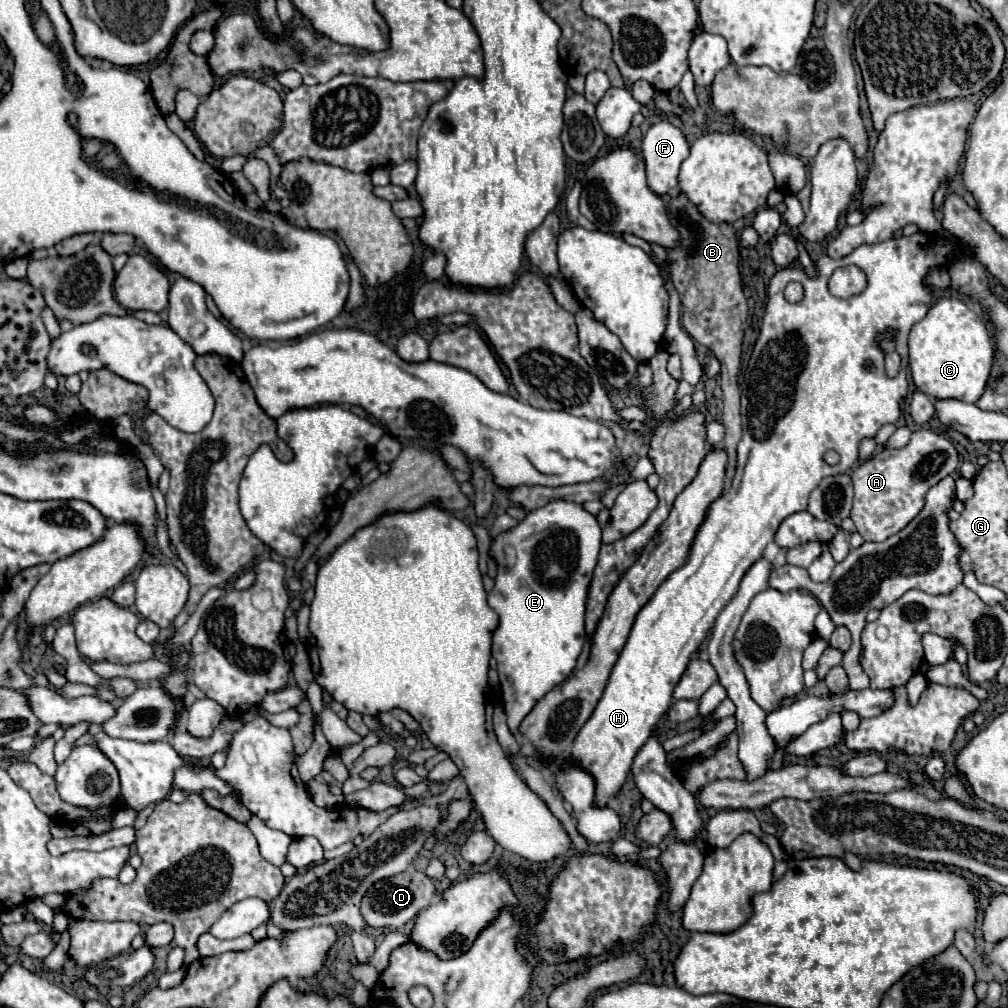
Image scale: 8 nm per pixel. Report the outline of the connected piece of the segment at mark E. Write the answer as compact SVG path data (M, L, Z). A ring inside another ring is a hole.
M553 500L547 506L529 512L517 526L501 532L491 542L489 556L497 560L497 552L507 542L511 544L504 549L507 566L499 564L499 576L495 578L493 590L488 593L487 602L499 614L499 626L493 632L493 656L497 660L507 726L515 734L533 704L537 704L537 700L541 700L553 686L561 684L577 664L577 656L585 642L585 604L601 548L601 526L593 514L581 508L581 504Z

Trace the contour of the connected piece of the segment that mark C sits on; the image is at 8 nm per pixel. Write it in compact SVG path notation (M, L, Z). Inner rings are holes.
M939 298L927 316L911 328L909 366L915 386L931 398L977 402L985 392L993 364L993 346L983 320L959 298Z

